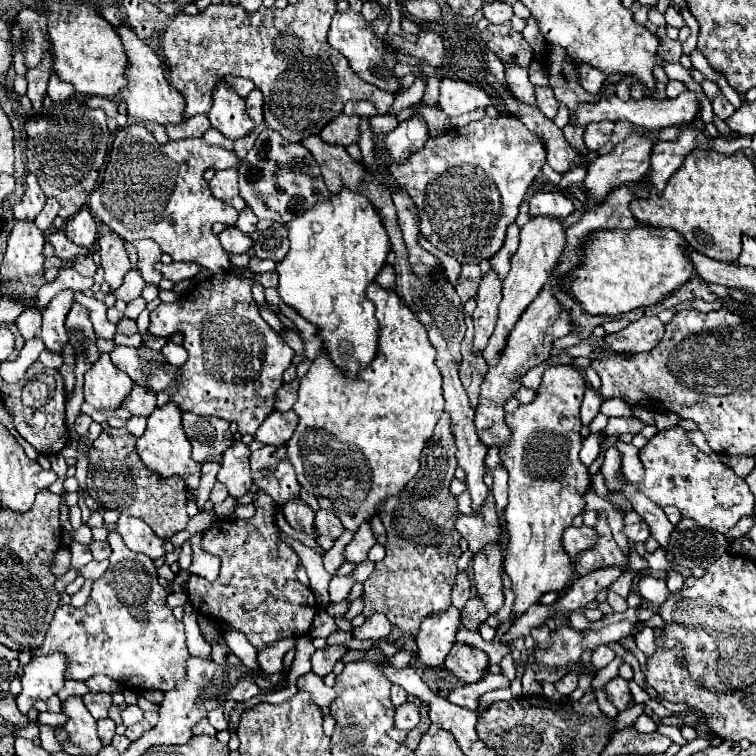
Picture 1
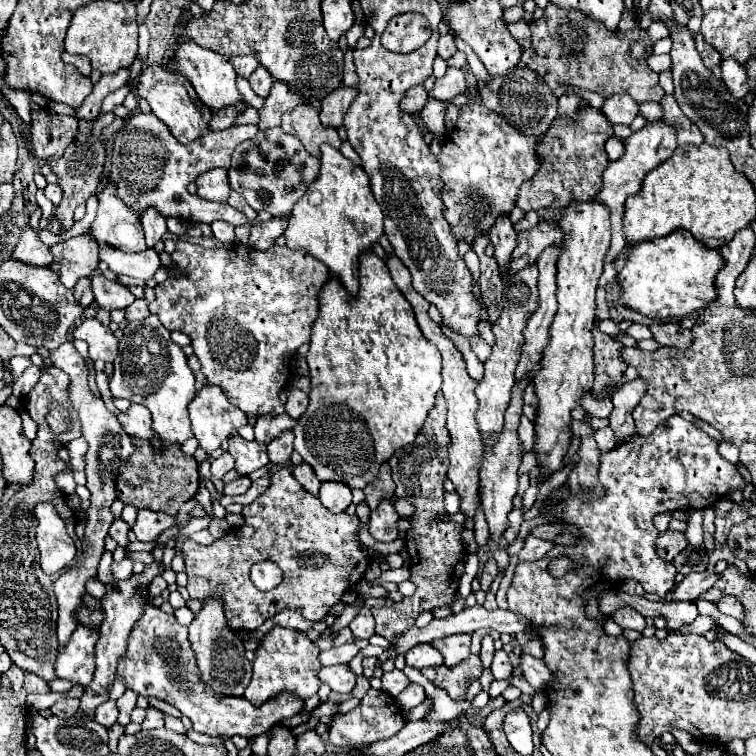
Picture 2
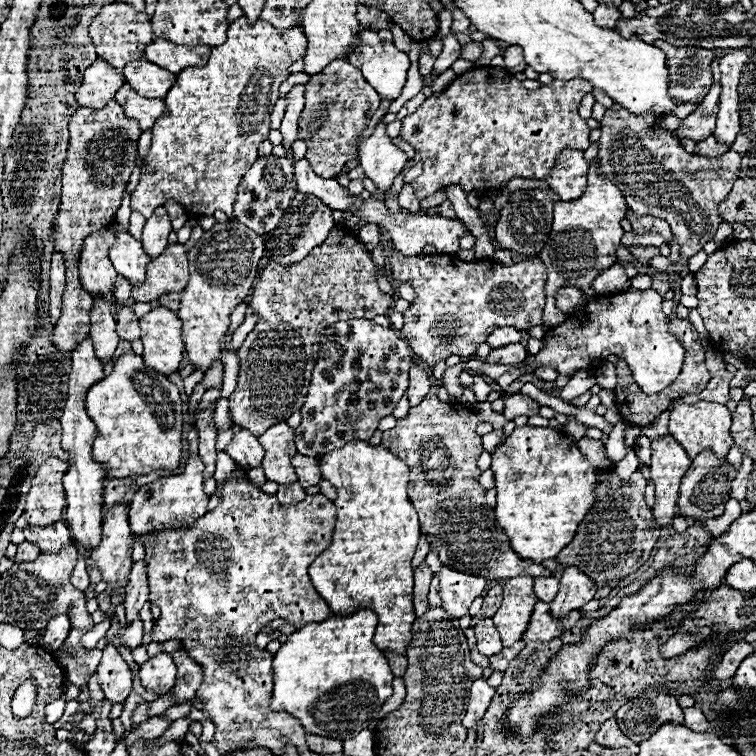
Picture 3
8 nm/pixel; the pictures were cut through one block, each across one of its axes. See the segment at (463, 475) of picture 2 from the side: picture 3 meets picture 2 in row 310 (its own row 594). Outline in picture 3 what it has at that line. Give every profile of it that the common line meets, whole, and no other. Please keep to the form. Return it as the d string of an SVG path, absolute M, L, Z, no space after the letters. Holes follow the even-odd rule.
M420 564L414 570L414 614L416 616L422 616L430 608L430 604L428 604L428 588L430 588L432 576L434 576L434 572L426 564Z

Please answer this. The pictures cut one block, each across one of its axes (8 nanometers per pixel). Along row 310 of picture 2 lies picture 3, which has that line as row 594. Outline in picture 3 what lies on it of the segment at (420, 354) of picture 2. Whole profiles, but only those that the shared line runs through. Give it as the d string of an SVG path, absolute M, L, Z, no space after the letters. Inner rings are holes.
M356 442L332 450L324 458L320 458L320 474L322 480L330 480L336 486L338 498L334 500L334 504L338 514L332 544L310 564L308 574L312 578L312 584L330 606L332 616L350 616L356 610L372 610L378 616L378 626L374 634L376 648L384 654L406 654L408 644L412 642L412 622L416 620L412 606L414 568L410 560L420 538L418 516L406 494L408 468L384 446Z

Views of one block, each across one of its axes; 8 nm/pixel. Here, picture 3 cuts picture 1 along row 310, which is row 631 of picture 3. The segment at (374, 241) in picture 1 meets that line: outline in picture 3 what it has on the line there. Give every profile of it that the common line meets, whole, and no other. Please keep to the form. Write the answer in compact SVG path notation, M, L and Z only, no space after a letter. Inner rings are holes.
M358 610L352 616L346 618L332 616L320 624L308 624L290 634L288 642L282 644L282 648L274 656L276 676L274 676L270 710L288 712L290 716L298 718L308 732L328 738L344 740L368 728L368 724L374 718L378 718L384 700L392 696L392 680L394 680L386 656L372 644L376 622L378 618L372 614L372 610Z

